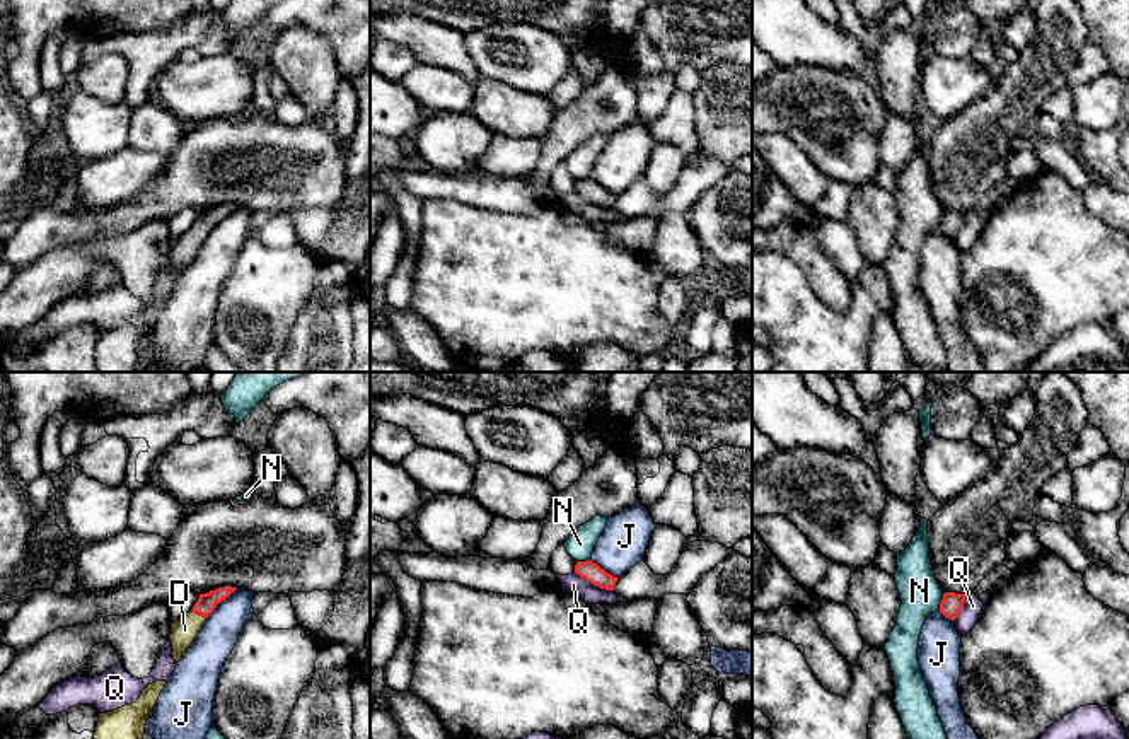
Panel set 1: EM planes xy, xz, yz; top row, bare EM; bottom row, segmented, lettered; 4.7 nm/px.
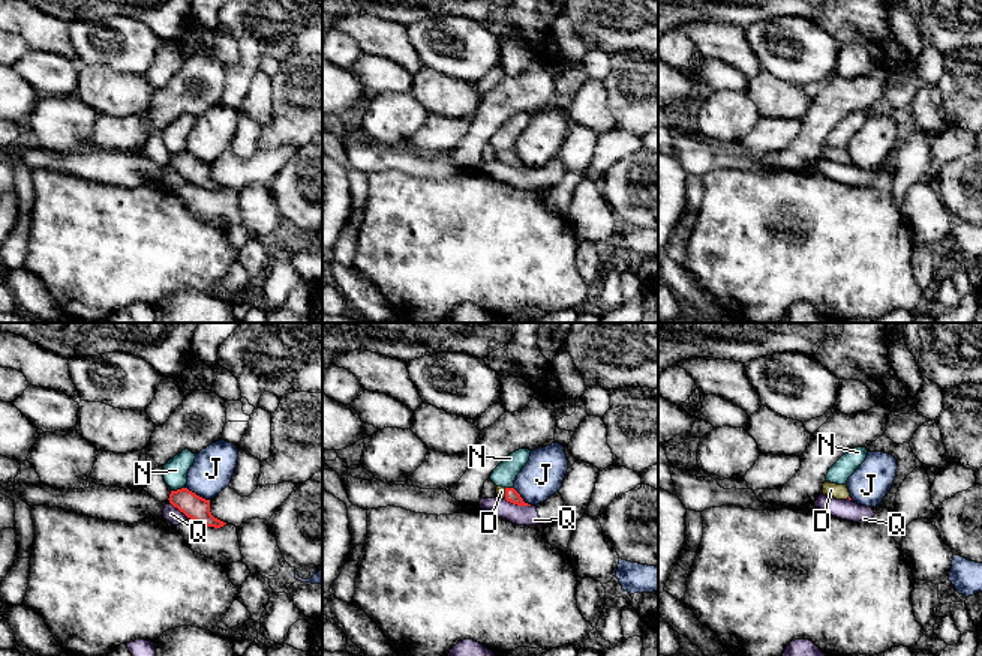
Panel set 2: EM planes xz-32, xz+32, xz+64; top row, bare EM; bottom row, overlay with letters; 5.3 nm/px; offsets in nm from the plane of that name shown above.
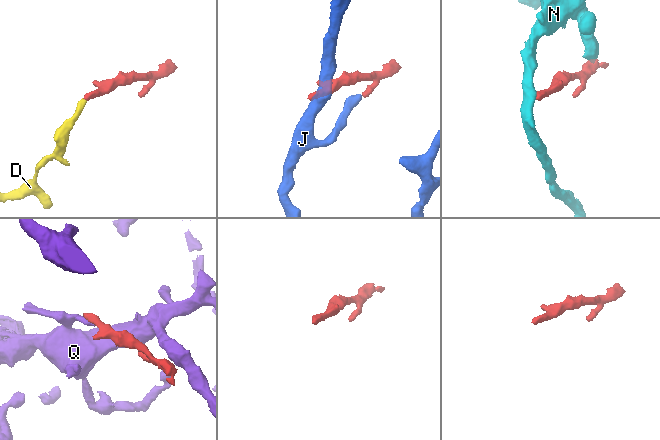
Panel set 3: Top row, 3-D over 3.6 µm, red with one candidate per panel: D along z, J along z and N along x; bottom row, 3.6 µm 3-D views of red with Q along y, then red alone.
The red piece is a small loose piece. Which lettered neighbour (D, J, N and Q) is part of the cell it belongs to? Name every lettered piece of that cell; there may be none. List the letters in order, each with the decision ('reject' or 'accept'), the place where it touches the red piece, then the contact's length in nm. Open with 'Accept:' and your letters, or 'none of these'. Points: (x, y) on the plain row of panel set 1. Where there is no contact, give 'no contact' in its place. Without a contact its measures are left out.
Accept: D
D: accept; meets red in xy at (198, 231); contact 80 nm long
J: reject; meets red in xy at (219, 219); contact 200 nm long
N: reject; meets red in yz at (942, 219); contact 90 nm long
Q: reject; meets red in xz at (594, 202); contact 200 nm long

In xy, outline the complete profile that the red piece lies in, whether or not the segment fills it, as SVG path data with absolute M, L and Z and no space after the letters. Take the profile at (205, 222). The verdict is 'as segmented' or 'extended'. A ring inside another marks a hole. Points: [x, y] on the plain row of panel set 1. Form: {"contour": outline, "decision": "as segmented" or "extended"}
{"contour": "M225 203L206 212L200 212L193 227L172 241L169 256L176 280L179 280L186 268L191 265L217 222L225 218L234 208L235 205Z", "decision": "extended"}

